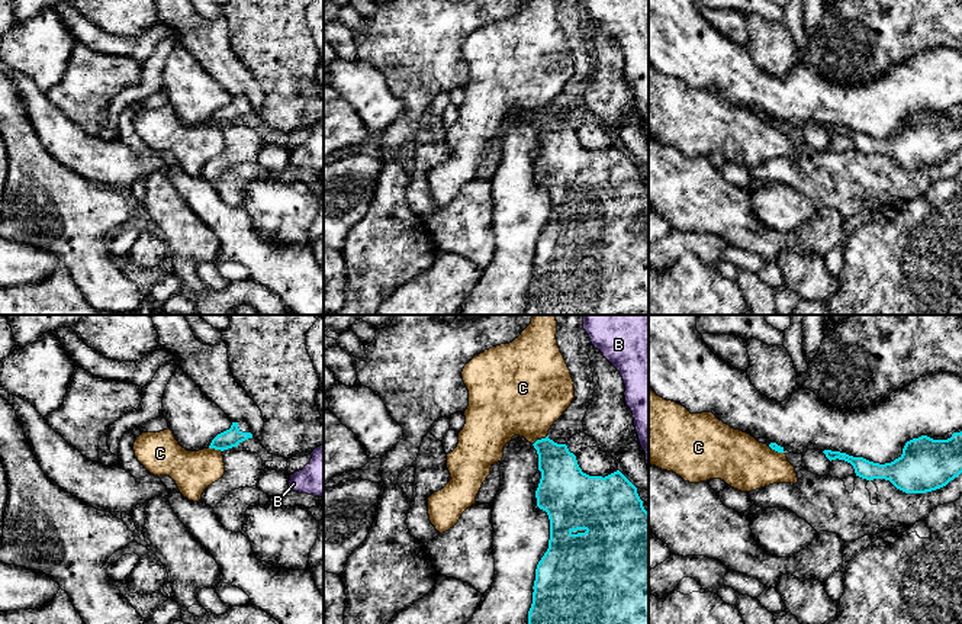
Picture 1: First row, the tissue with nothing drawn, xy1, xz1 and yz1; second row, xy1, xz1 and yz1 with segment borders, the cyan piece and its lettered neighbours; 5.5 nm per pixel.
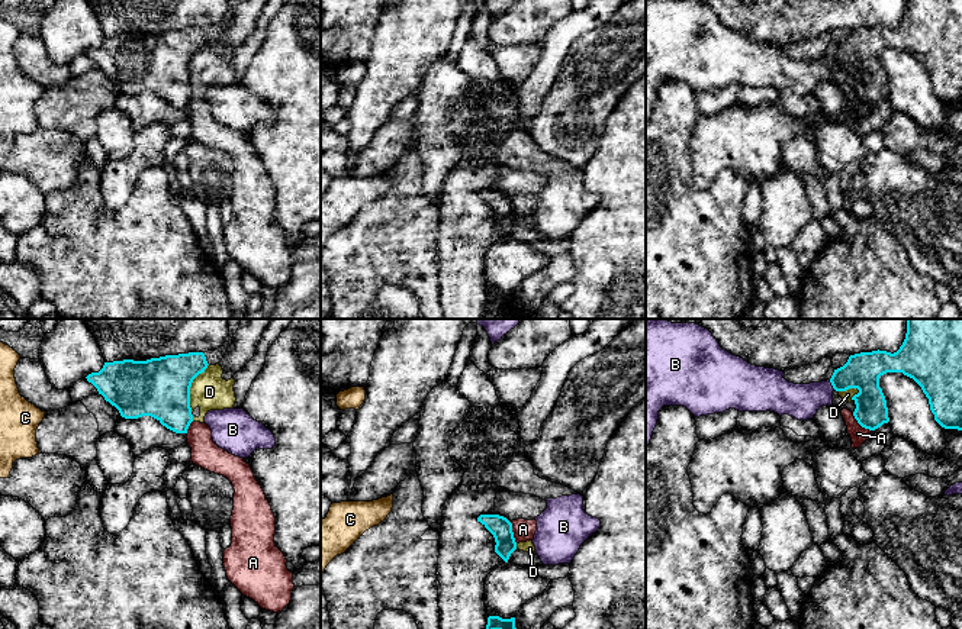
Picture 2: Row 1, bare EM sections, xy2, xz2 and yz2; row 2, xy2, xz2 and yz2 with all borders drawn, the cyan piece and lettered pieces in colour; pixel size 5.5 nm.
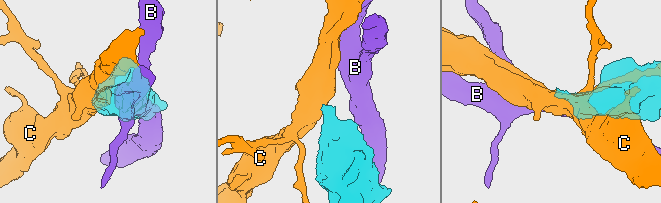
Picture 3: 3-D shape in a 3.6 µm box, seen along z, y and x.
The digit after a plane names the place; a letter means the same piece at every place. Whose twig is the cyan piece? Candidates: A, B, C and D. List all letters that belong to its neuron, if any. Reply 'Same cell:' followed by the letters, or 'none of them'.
Same cell: none of them

